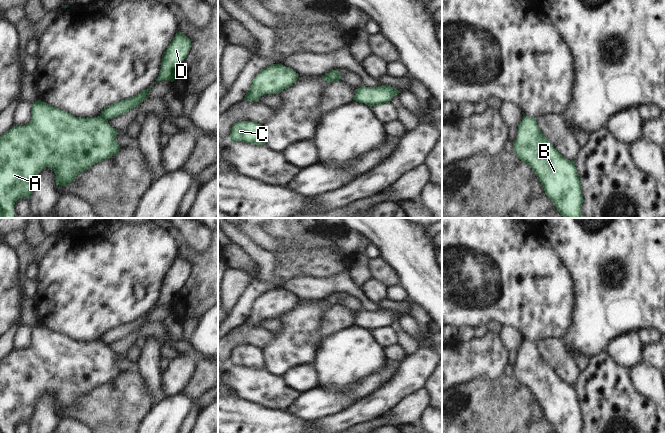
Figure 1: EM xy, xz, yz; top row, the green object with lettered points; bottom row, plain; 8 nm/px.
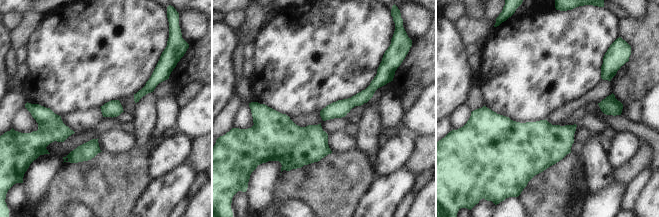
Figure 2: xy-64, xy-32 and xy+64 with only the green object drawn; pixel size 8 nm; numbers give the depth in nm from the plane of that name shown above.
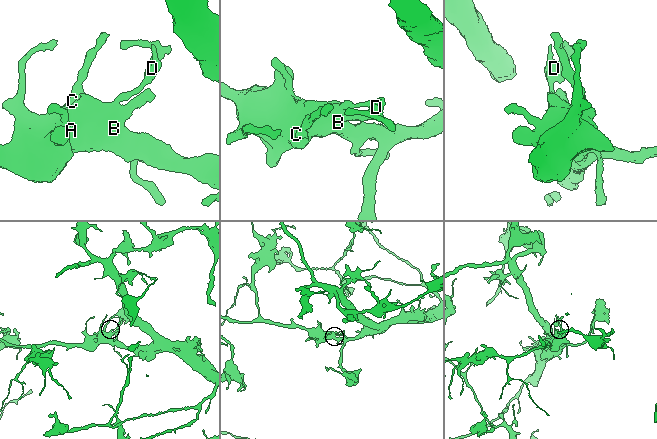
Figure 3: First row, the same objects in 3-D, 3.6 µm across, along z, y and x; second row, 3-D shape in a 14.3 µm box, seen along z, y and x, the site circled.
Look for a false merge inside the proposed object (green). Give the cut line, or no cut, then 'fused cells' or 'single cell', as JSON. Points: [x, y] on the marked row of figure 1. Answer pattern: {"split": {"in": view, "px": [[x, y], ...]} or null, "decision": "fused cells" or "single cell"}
{"split": {"in": "xy", "px": [[100, 115], [107, 121]]}, "decision": "fused cells"}

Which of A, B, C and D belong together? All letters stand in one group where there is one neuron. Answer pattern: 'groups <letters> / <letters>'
groups A B C / D

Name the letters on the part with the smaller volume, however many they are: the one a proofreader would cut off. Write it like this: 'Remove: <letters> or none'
Remove: D

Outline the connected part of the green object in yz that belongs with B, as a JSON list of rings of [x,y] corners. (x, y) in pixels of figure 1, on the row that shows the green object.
[[[524,116],[513,151],[530,165],[548,198],[564,218],[580,218],[583,195],[575,162],[564,158],[539,129],[535,118]]]

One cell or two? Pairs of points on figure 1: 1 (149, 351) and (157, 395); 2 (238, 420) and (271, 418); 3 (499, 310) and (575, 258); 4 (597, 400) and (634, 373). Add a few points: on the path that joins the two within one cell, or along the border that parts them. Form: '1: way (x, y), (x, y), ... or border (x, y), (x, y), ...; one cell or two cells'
1: way (150, 362), (153, 384); one cell
2: way (246, 420), (263, 420); one cell
3: border (550, 246), (567, 270), (575, 286); two cells
4: border (628, 371), (633, 387), (643, 396); two cells

